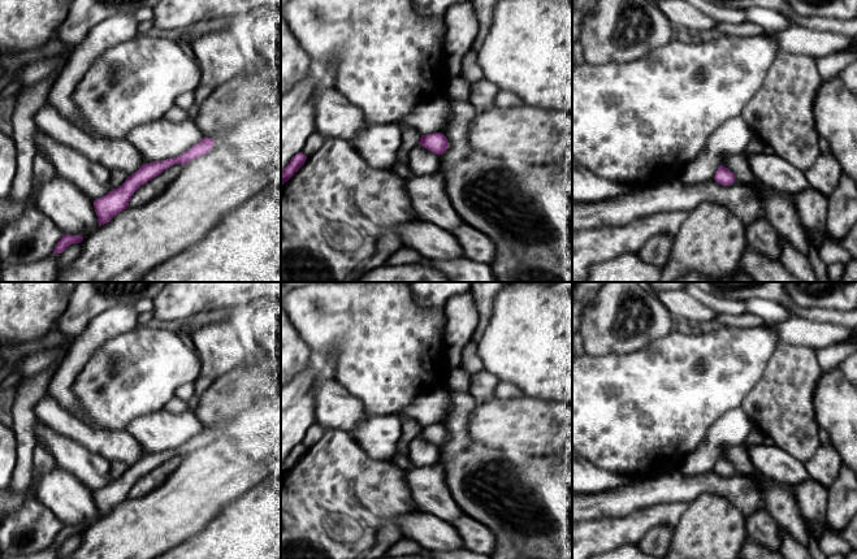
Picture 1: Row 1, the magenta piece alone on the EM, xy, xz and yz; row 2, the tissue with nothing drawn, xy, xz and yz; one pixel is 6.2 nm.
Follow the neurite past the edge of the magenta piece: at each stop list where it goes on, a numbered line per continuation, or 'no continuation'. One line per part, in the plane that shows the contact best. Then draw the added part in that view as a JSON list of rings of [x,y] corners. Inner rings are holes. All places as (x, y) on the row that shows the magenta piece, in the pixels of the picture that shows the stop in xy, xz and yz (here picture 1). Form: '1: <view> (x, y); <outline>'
no continuation

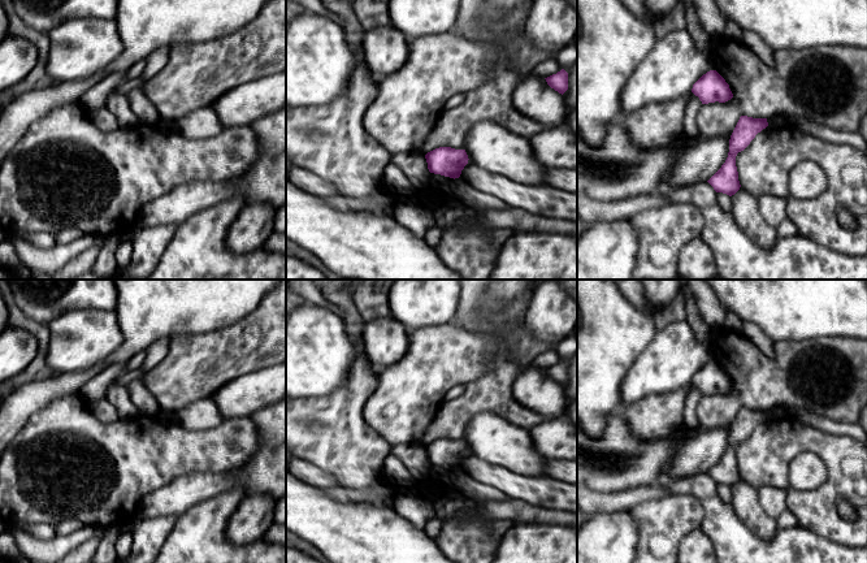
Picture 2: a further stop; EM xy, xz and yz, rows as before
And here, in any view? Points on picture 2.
no continuation

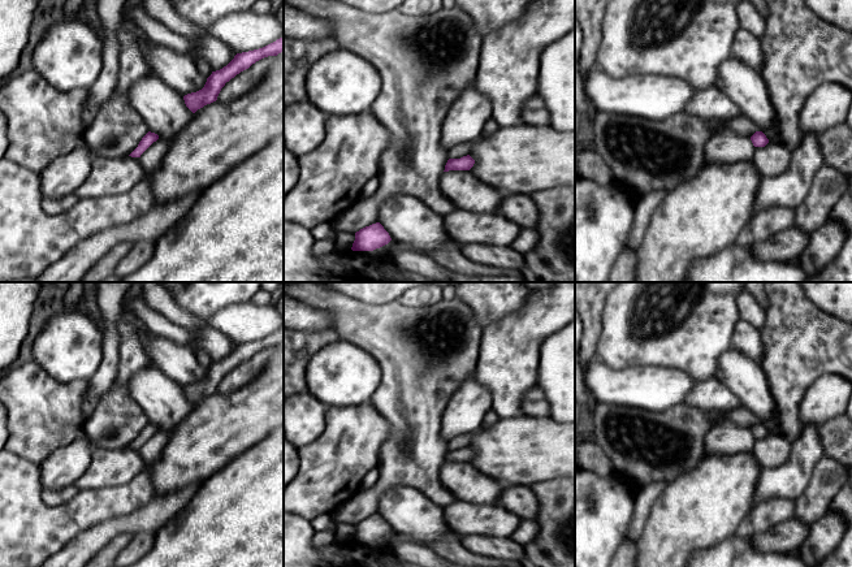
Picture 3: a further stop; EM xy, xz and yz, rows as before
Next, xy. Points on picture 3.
no continuation

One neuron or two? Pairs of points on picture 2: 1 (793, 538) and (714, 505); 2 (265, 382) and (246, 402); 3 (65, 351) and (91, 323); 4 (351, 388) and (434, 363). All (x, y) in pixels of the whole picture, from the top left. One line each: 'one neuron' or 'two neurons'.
1: one neuron
2: one neuron
3: one neuron
4: two neurons

